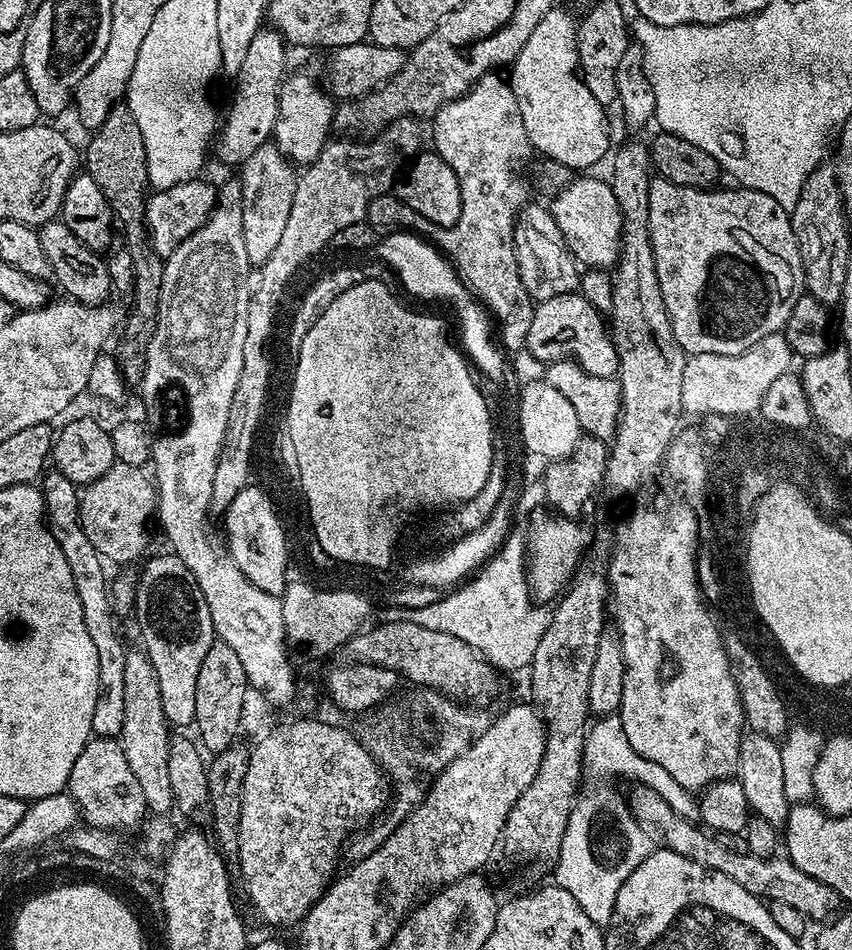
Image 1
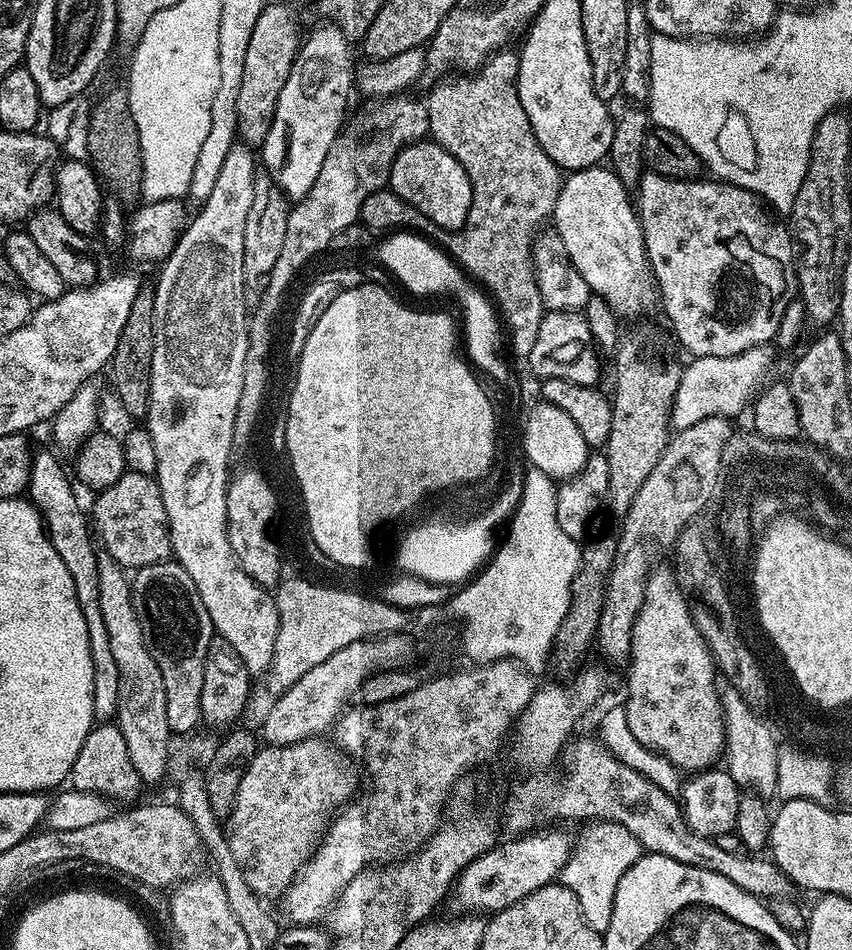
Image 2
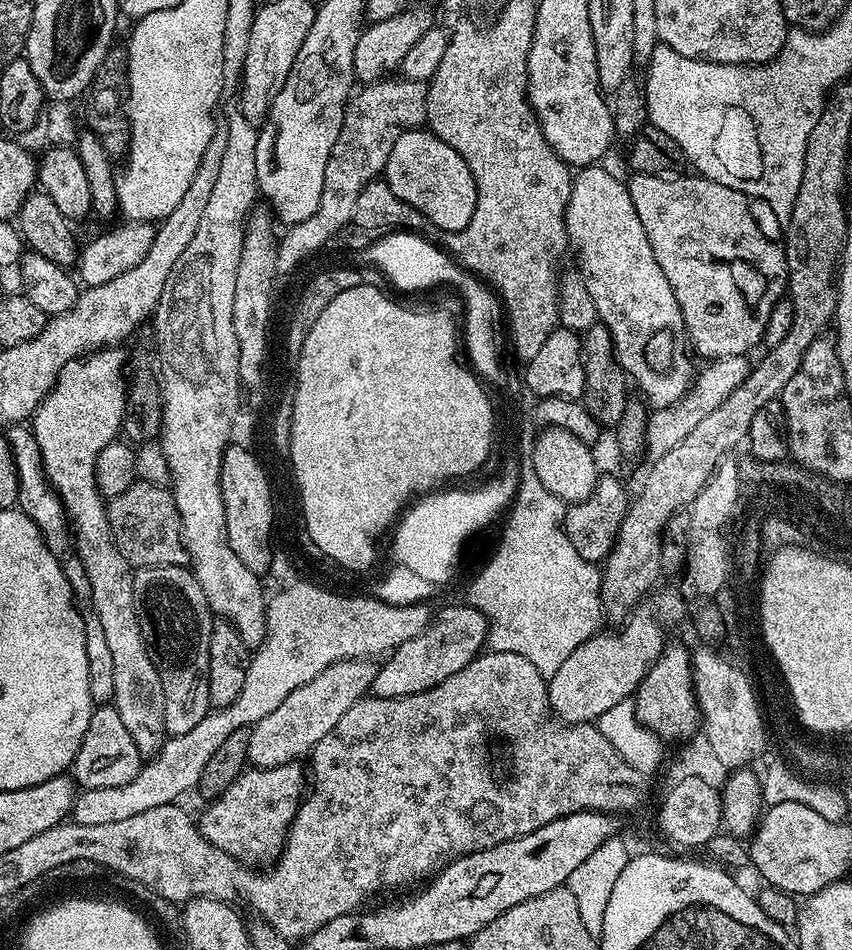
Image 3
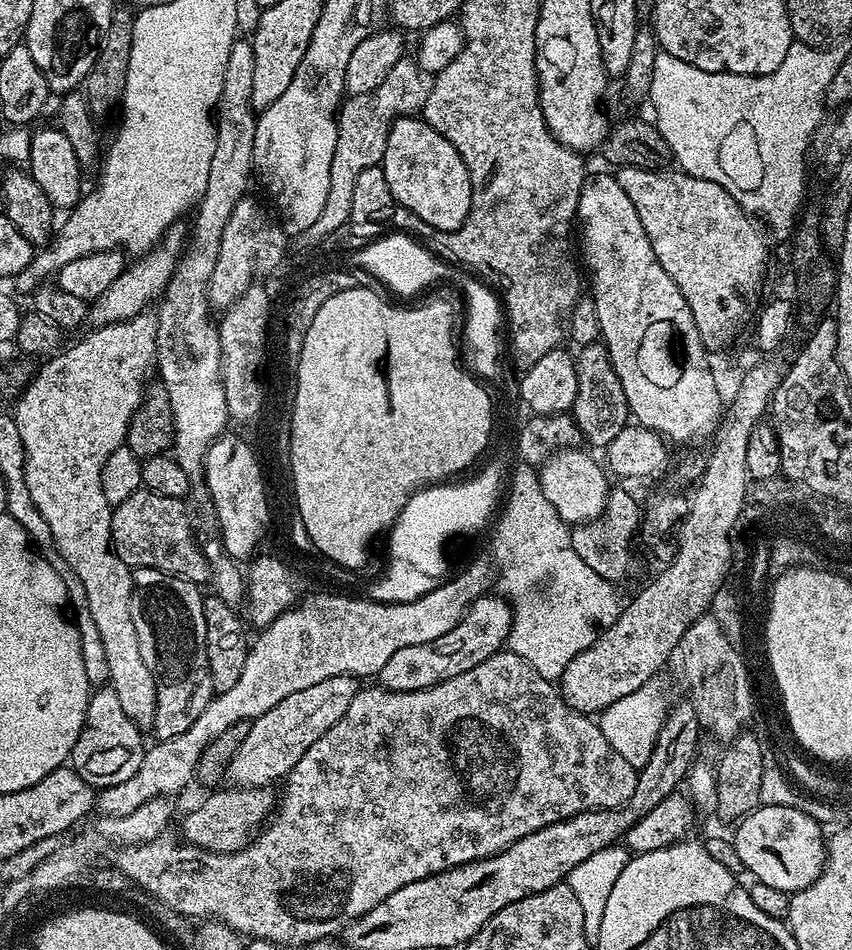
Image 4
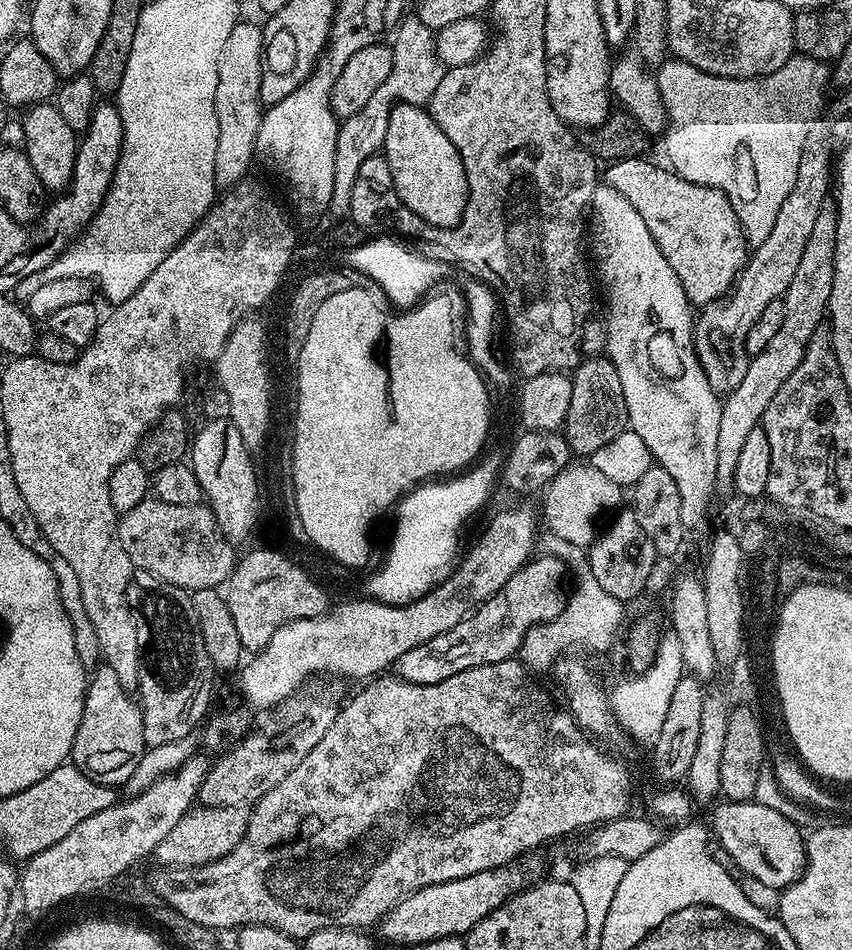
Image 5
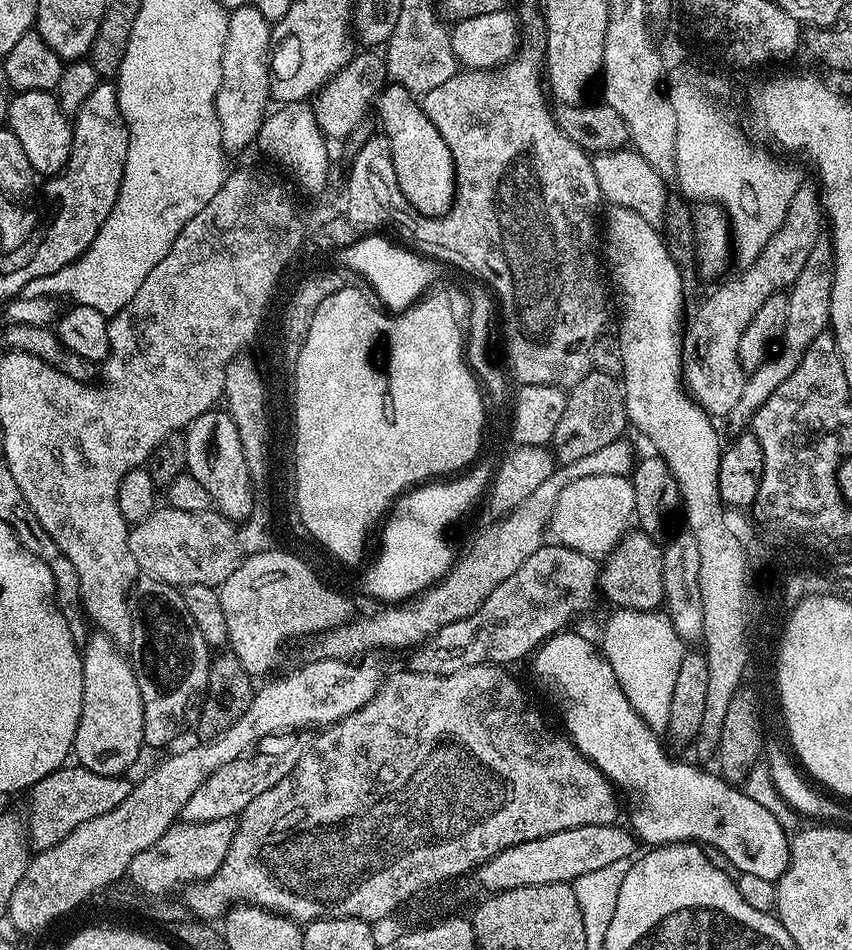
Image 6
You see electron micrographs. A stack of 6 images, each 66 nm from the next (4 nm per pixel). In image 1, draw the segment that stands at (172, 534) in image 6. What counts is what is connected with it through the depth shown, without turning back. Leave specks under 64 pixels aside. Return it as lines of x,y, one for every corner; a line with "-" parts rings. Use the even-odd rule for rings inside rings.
117,462
110,466
110,470
106,470
106,474
102,474
102,478
83,489
80,497
80,525
82,530
86,530
86,538
90,538
94,550
98,550
98,554
103,556
105,561
128,564
131,560
139,561
145,555
143,552
148,548
148,523
151,520
153,523
154,513
158,508
156,489
149,473
148,476
146,473
144,468

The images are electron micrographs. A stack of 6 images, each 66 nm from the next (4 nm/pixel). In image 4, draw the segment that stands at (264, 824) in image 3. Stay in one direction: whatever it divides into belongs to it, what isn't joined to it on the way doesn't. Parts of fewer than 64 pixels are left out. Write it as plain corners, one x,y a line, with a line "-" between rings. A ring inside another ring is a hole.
228,786
205,795
208,797
197,808
192,808
185,814
183,839
193,844
195,848
205,848
207,852
242,850
259,833
265,821
273,815
278,796
272,791
271,787

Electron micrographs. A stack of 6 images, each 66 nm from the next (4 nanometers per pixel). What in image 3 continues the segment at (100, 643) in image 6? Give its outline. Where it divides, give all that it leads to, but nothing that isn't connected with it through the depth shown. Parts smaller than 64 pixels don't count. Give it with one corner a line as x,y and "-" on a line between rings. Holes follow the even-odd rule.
108,702
93,707
90,726
86,726
84,741
70,769
75,783
81,789
126,786
138,774
141,763
138,746
134,746
134,738
130,738
130,730
126,730
116,707

